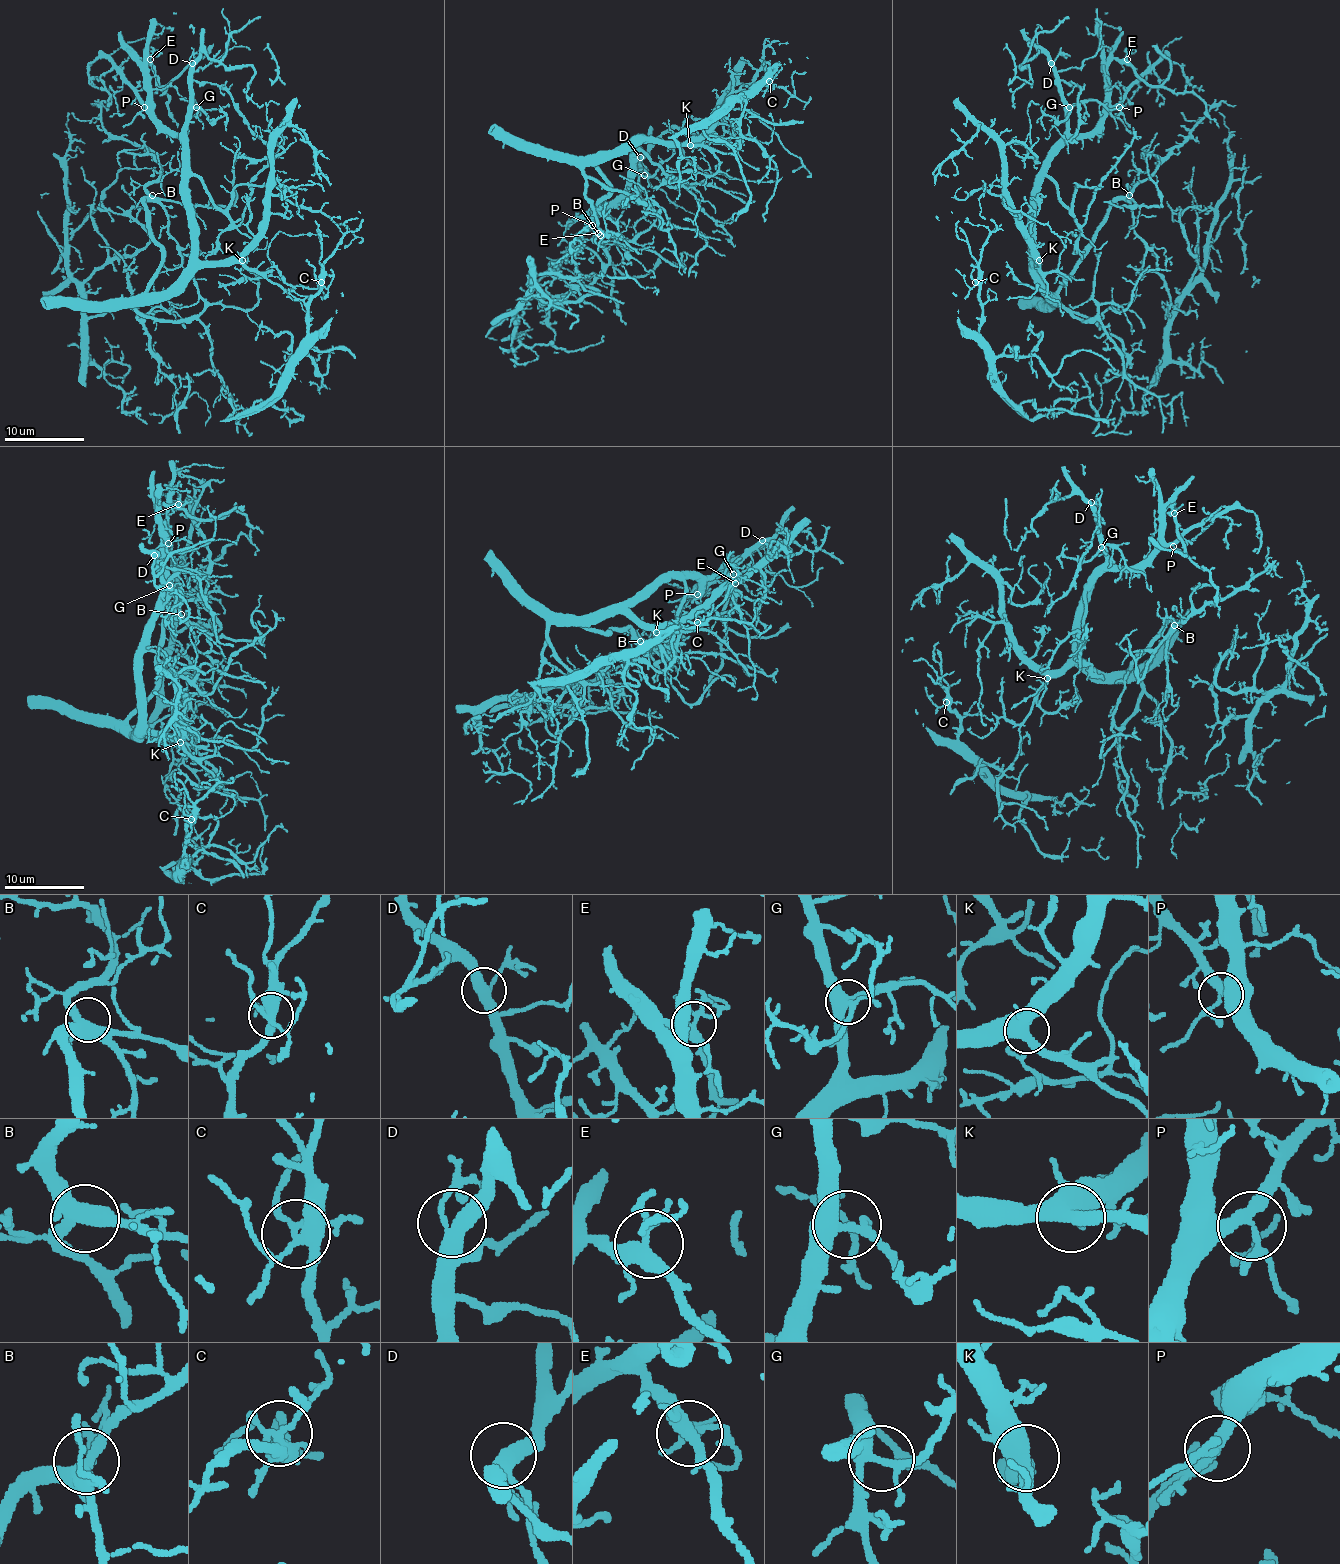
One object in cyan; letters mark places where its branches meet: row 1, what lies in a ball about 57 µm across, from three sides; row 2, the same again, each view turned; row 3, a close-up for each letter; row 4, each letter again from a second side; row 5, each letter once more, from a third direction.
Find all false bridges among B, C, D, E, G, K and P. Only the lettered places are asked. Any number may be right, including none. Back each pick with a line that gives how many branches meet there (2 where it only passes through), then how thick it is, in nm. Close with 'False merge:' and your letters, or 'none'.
False merge: none

